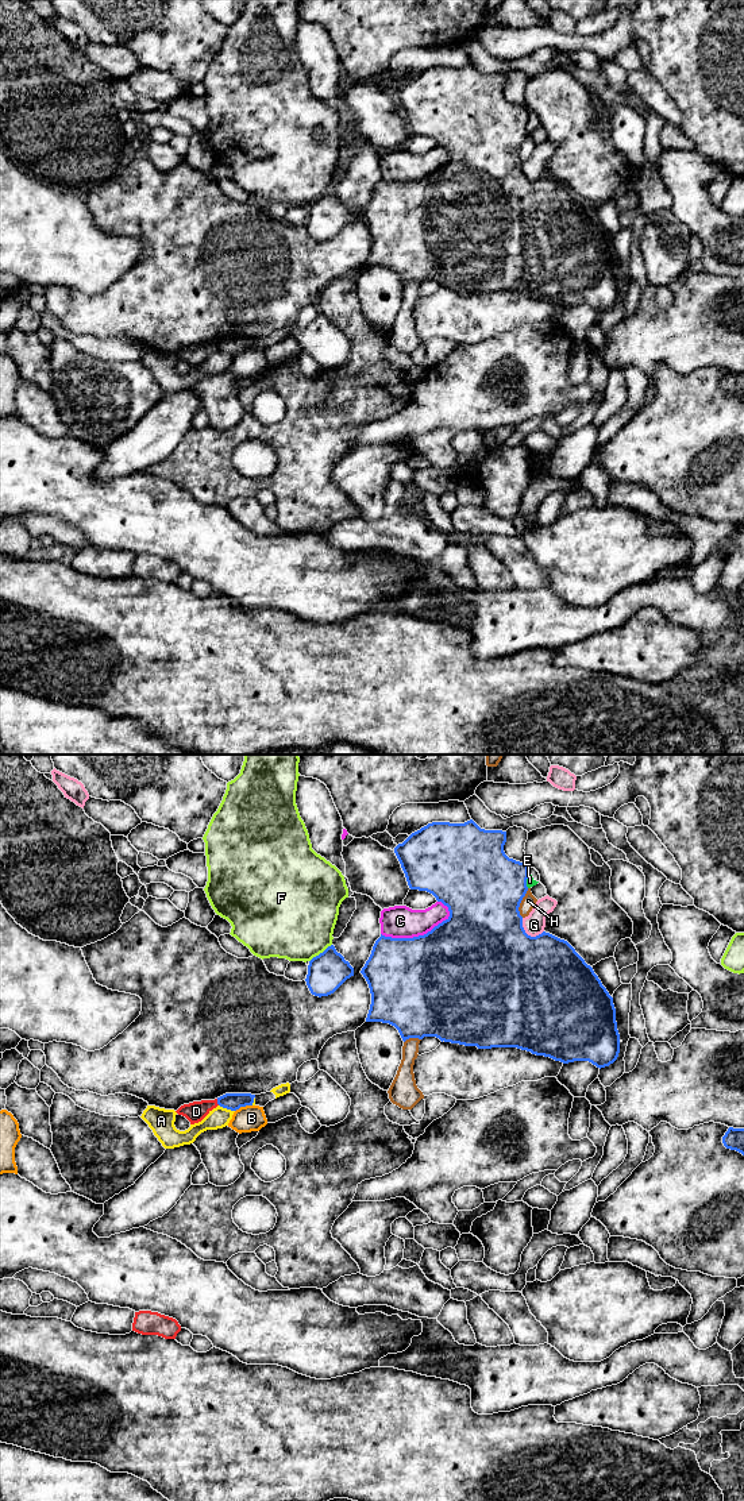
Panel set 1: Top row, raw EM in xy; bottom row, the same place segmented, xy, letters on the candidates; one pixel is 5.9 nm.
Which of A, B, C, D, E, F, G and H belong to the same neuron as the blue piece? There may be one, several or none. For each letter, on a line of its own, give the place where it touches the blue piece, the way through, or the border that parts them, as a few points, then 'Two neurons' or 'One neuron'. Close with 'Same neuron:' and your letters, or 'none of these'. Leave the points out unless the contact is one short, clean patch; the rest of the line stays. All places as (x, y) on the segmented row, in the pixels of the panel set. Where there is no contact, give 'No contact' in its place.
A: Touches blue at xy (227, 1108). Two neurons
B: Touches blue at xy (243, 1106). Two neurons
C: Touches blue at xy (419, 936). Two neurons
D: Touches blue at xy (218, 1102). Boundary: xy (216, 1099), (219, 1104). Two neurons
E: Touches blue at xy (525, 880). Two neurons
F: Touches blue at xy (320, 953). Boundary: xy (331, 944), (309, 961). Two neurons
G: Touches blue at xy (527, 934). Two neurons
H: Touches blue at xy (520, 902). Two neurons
Same neuron: none of these

